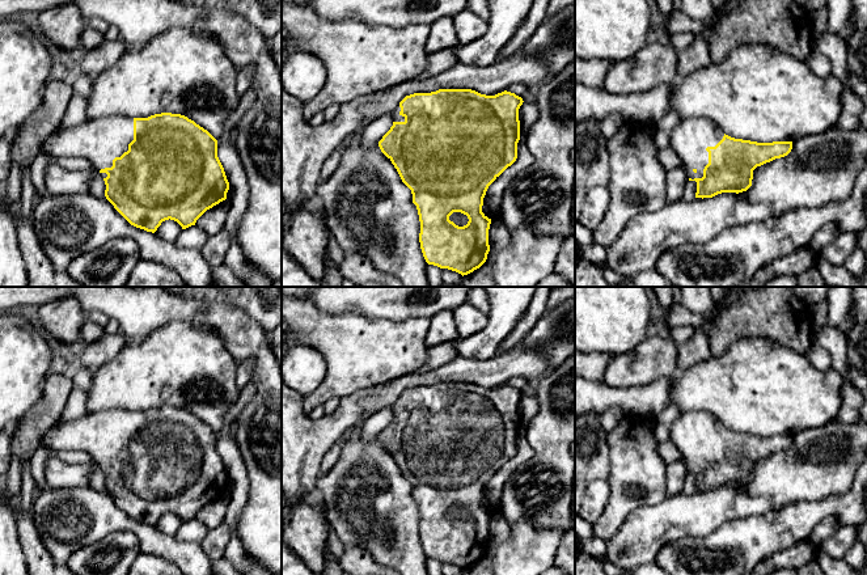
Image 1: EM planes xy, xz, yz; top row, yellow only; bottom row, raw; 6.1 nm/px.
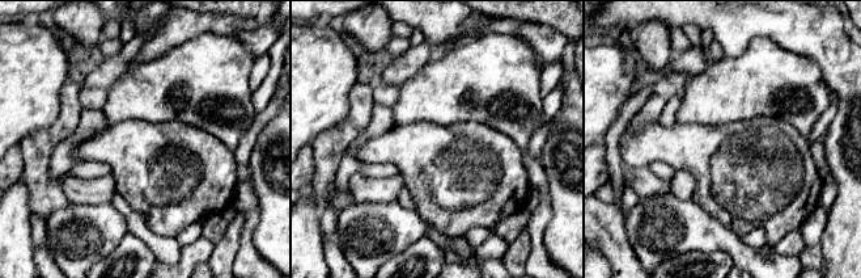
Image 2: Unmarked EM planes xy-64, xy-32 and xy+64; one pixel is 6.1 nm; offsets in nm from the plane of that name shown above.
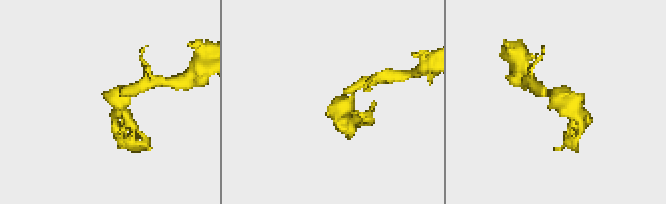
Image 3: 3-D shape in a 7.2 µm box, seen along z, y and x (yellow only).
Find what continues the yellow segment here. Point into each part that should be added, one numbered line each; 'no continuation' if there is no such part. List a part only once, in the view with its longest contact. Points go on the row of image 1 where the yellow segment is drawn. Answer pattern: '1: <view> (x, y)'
1: xy (101, 140)

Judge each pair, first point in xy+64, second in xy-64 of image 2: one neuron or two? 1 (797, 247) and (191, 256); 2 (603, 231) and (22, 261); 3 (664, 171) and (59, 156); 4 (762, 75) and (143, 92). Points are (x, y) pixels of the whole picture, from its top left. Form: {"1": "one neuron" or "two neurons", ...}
{"1": "one neuron", "2": "two neurons", "3": "two neurons", "4": "one neuron"}

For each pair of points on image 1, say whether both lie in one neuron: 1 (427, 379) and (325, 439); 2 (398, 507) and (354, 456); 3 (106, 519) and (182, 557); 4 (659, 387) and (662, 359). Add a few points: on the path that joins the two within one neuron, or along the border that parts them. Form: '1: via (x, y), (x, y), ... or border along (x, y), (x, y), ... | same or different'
1: via (401, 384), (384, 396), (356, 406), (350, 413) | same
2: via (393, 490), (389, 481), (373, 481), (366, 473) | same
3: via (125, 523), (139, 528), (152, 541), (164, 545) | same
4: border along (672, 376), (630, 387) | different

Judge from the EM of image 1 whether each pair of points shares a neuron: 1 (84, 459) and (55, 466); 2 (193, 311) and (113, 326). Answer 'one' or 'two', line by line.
1: two
2: two

